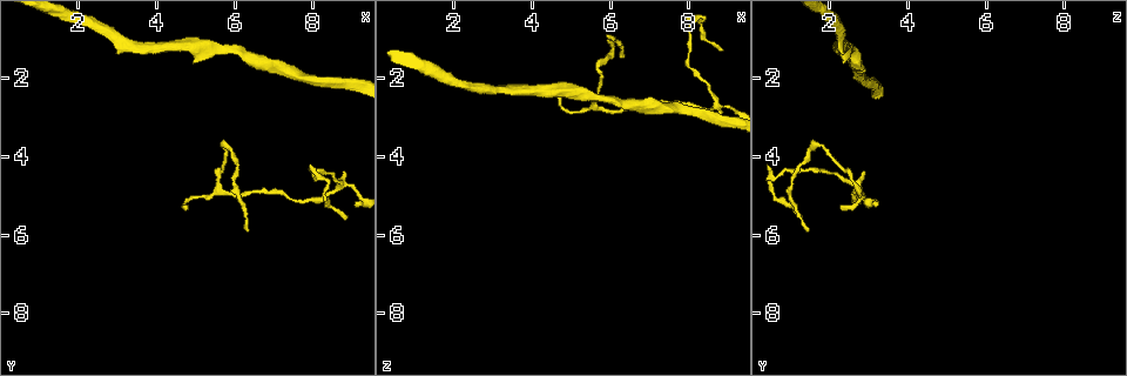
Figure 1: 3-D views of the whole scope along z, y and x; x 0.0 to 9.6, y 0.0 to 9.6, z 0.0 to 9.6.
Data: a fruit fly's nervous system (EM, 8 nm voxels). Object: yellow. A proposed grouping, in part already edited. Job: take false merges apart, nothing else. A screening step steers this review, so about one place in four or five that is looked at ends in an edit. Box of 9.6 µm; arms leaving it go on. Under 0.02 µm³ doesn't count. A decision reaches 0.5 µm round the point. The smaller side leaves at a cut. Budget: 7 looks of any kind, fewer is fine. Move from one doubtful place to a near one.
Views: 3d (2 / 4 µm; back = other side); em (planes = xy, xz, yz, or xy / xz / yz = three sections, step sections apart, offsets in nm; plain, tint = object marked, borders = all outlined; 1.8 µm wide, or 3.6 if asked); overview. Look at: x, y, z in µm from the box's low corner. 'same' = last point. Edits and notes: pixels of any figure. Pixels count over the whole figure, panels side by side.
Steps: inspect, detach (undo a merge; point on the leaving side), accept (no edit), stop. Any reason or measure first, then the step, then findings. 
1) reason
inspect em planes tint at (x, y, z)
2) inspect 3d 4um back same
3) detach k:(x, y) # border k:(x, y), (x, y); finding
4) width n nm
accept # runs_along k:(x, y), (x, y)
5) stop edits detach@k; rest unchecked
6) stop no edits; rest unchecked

inspect 3d 2um at (5.65, 3.65, 1.70)

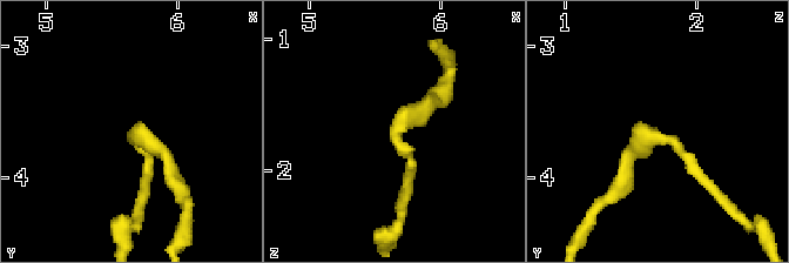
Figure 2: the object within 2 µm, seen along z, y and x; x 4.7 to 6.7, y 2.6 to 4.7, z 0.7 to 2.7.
inspect em xz step 4 tint at (5.68, 3.72, 1.72)

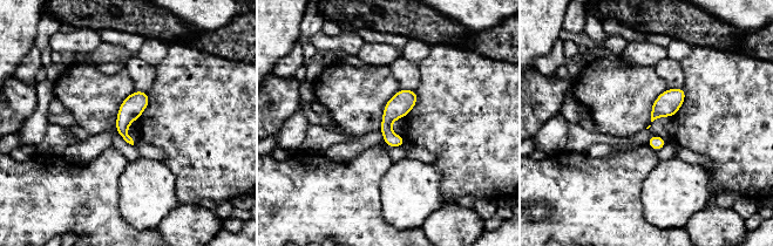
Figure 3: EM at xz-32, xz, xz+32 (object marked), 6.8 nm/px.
accept # all the same cell

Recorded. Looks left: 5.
sharp bend
inspect em xz step 8 tint at (6.15, 4.95, 2.80)

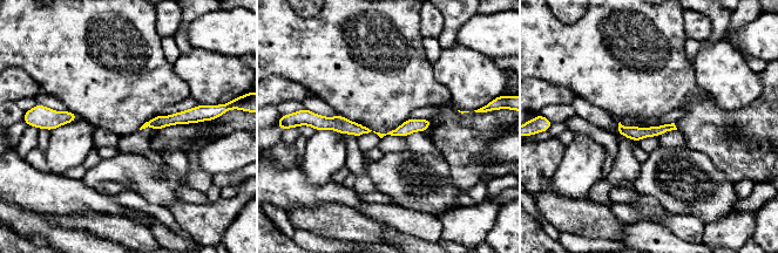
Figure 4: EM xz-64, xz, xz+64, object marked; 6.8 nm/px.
inspect em planes tint same

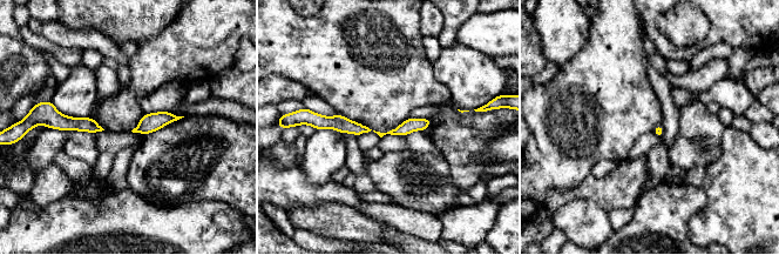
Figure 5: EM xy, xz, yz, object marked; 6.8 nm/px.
width 70 nm
accept # one cell here

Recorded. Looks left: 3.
thin neck
inspect em planes plain at (8.65, 4.80, 2.65)

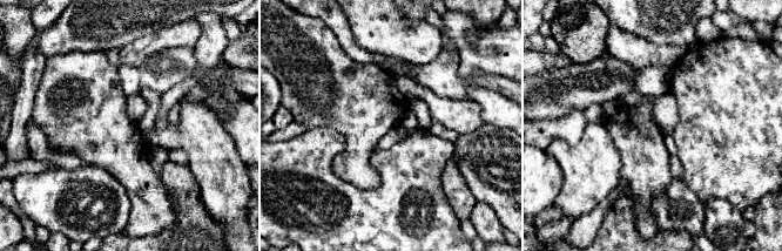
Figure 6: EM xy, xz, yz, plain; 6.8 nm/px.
inspect em planes tint same

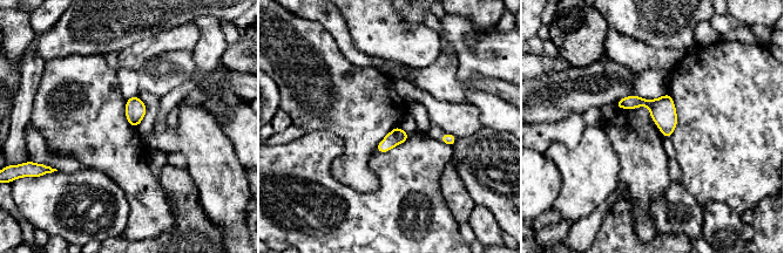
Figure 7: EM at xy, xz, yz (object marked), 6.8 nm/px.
accept # all the same cell

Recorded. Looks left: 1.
stop no edits; rest unchecked

